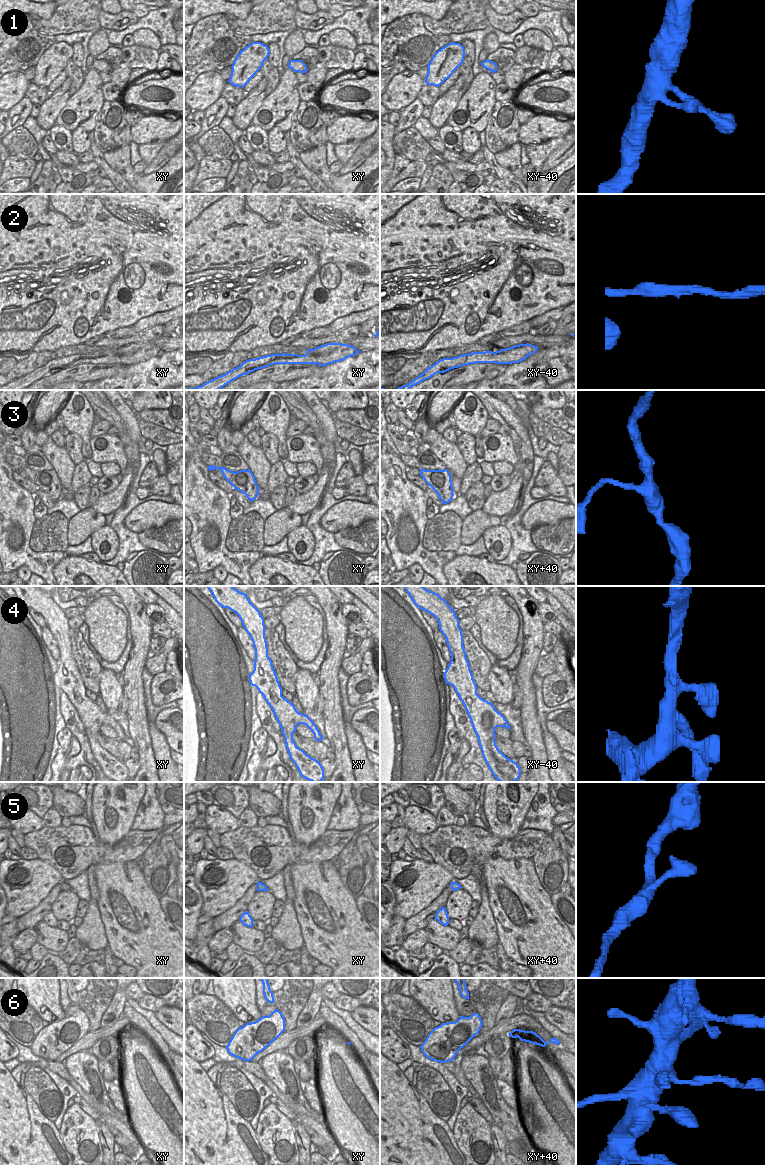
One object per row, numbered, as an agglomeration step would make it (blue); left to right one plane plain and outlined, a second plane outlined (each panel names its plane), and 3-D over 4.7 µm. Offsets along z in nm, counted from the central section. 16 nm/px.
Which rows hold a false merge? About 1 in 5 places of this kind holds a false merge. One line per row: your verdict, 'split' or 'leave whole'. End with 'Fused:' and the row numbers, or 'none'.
1: leave whole
2: leave whole
3: leave whole
4: leave whole
5: leave whole
6: leave whole
Fused: none

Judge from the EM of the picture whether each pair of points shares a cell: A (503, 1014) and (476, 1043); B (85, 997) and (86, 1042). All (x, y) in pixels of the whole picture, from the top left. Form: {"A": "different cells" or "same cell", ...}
{"A": "different cells", "B": "different cells"}

